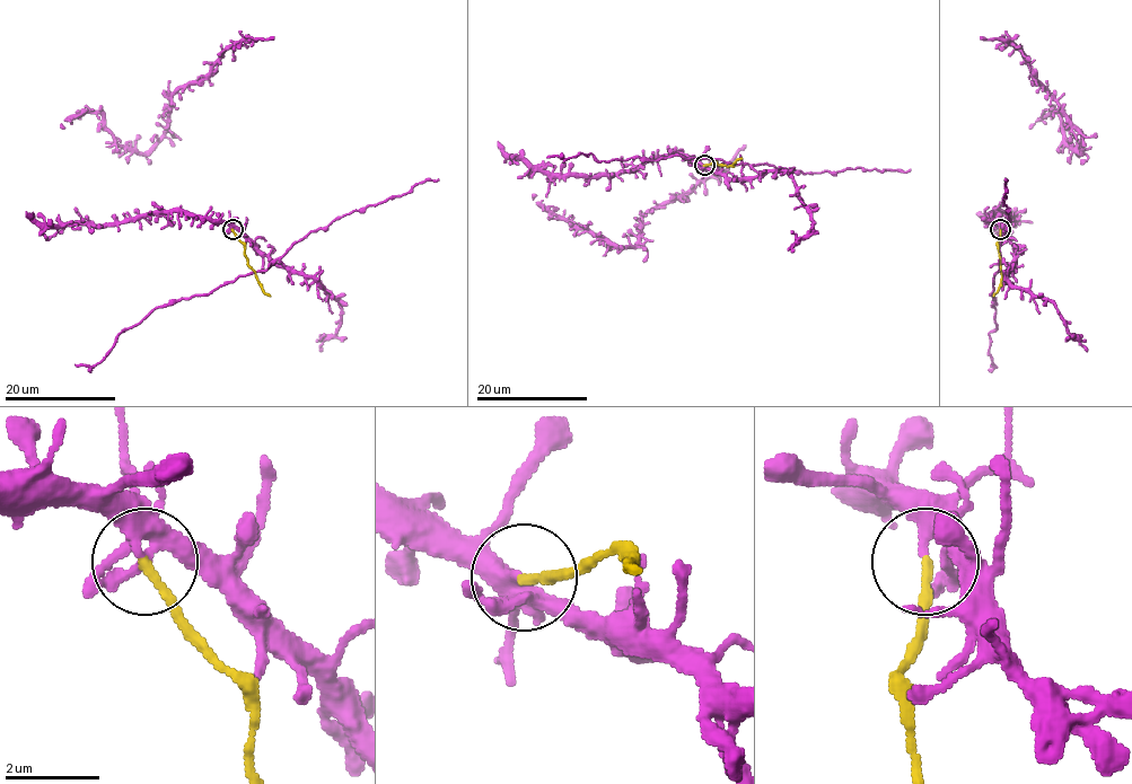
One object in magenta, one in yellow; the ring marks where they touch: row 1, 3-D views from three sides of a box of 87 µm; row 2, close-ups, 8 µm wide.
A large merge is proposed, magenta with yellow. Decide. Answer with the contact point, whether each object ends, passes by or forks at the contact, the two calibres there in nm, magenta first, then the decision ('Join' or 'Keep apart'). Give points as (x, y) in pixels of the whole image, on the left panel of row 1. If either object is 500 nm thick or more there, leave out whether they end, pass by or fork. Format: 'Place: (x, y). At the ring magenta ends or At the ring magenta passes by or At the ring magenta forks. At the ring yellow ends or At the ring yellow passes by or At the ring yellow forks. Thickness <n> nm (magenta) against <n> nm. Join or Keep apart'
Place: (233, 229). At the ring magenta forks. At the ring yellow ends. Thickness 240 nm (magenta) against 200 nm. Keep apart

